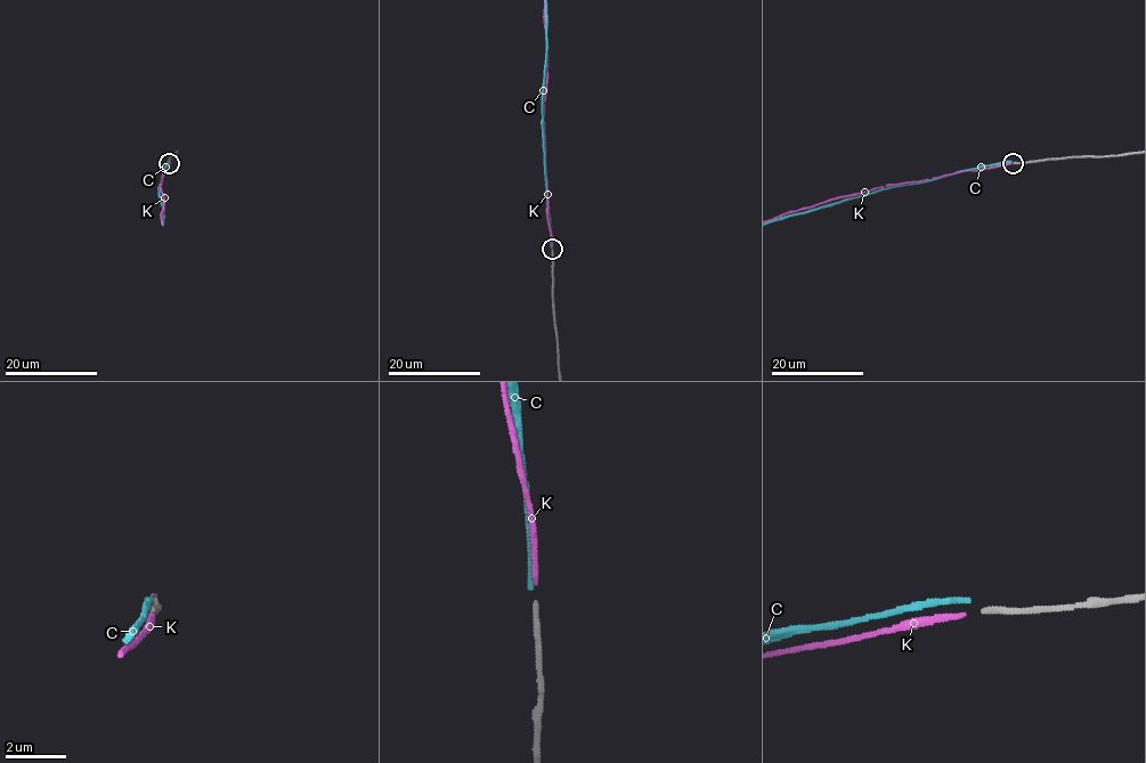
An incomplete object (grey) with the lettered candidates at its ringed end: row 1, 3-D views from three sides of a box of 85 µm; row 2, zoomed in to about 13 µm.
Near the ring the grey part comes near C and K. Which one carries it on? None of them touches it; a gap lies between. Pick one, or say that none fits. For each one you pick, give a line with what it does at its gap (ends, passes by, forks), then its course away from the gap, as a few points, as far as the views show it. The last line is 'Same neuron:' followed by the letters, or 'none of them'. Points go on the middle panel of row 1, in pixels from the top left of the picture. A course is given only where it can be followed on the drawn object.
Same neuron: none of them

